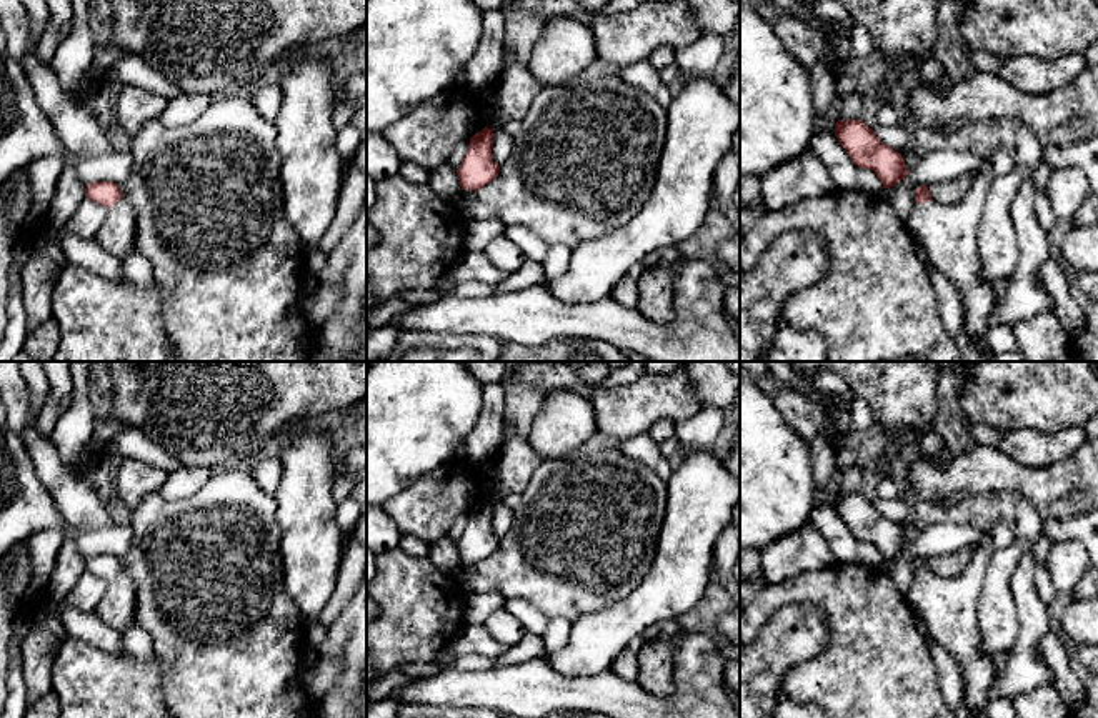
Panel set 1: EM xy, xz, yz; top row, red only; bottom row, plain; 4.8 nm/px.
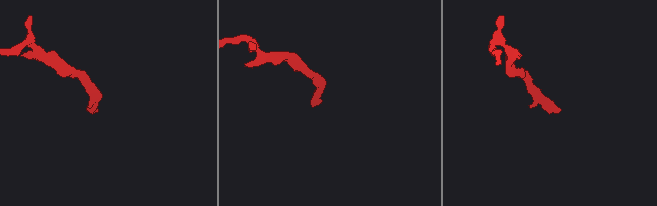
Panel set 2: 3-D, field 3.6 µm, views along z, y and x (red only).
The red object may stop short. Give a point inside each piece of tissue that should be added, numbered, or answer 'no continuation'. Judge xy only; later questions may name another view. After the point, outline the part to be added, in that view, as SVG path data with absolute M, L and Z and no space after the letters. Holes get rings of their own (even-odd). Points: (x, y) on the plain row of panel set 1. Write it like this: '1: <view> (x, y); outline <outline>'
1: xy (117, 607); outline M120 573L108 581L93 611L122 635L135 621L135 608L135 583L127 573Z

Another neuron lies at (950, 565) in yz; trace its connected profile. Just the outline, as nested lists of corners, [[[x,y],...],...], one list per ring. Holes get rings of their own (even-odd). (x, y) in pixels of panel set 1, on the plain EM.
[[[965,546],[953,553],[933,555],[928,560],[931,573],[943,578],[956,578],[965,573],[973,560],[975,546]]]

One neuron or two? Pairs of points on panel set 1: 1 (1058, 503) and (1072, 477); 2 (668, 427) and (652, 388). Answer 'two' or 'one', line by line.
1: one
2: two

